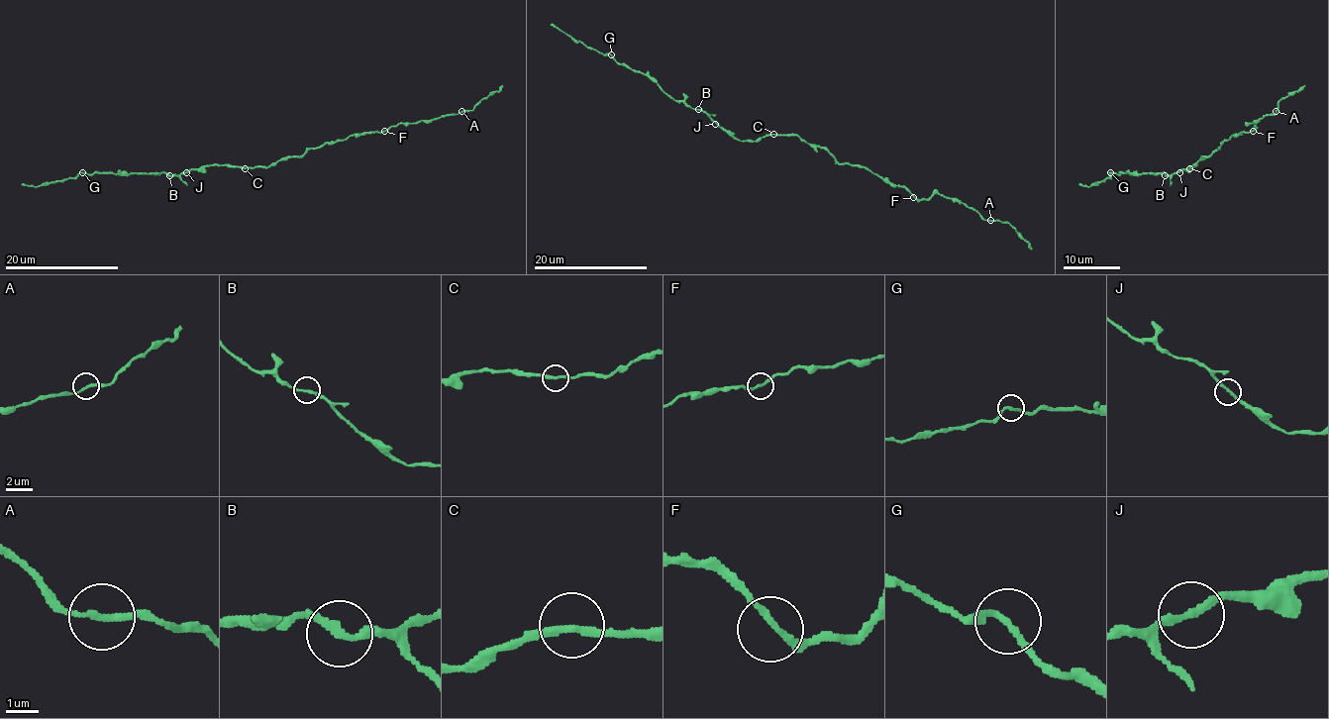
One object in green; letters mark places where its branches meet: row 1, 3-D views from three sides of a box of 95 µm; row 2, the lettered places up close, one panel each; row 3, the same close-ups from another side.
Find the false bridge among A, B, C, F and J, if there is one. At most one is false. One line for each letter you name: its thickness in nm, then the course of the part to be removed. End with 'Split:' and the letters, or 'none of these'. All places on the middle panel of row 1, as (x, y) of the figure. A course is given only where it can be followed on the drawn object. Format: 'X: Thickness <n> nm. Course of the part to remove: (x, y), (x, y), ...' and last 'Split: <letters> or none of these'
Split: none of these

